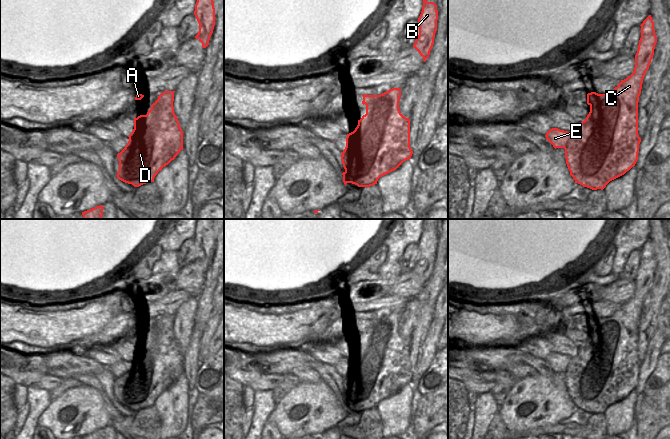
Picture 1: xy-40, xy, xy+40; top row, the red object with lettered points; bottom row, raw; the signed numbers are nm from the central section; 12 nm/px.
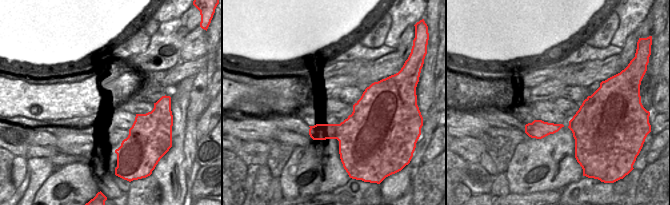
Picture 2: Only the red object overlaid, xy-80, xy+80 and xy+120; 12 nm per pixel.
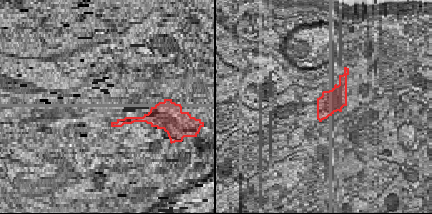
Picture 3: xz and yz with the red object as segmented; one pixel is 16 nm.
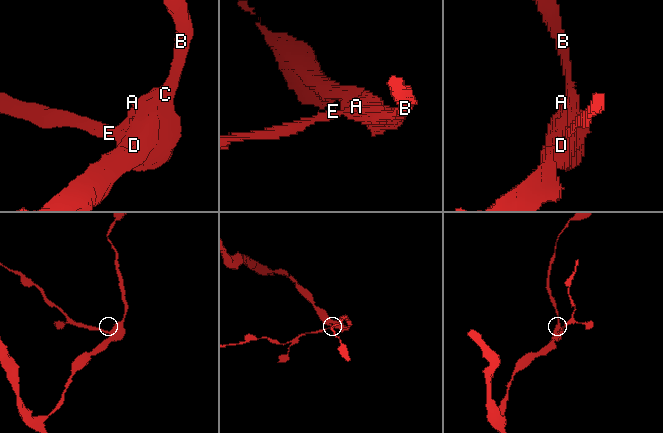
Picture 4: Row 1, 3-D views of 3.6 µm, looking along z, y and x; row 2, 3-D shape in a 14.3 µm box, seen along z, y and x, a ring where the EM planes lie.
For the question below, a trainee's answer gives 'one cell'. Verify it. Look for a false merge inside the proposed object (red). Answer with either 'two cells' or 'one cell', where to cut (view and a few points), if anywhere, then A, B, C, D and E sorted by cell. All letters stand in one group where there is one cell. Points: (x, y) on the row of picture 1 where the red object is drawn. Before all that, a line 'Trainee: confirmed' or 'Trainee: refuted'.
Trainee: refuted
two cells | xy+40 (571, 134), (564, 148) | A B C D / E

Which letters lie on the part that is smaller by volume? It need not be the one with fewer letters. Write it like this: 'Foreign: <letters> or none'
Foreign: E

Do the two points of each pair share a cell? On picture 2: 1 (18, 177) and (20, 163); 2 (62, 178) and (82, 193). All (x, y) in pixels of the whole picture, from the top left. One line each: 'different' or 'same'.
1: same
2: same

